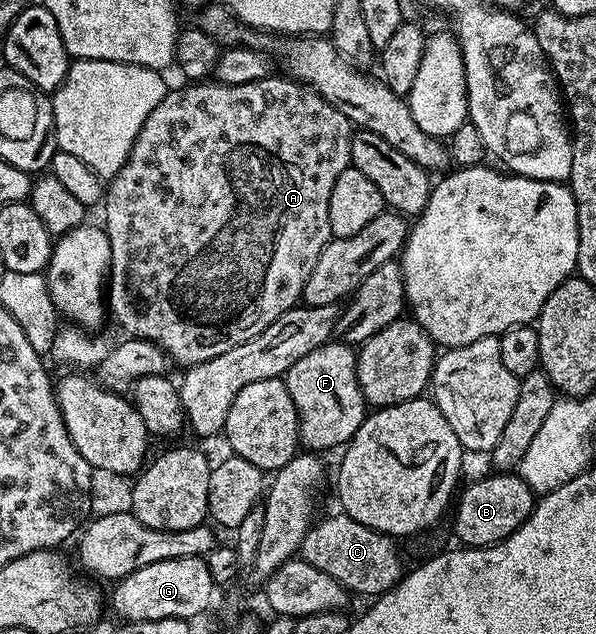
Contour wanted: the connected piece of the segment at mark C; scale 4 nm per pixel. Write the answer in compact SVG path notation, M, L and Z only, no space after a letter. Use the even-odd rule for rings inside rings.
M344 513L336 514L327 516L322 523L314 522L309 528L301 542L300 558L339 581L346 592L376 597L390 591L403 574L394 536L371 529Z

